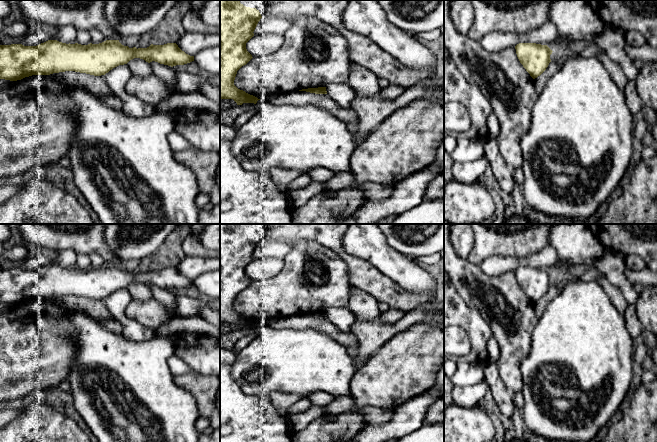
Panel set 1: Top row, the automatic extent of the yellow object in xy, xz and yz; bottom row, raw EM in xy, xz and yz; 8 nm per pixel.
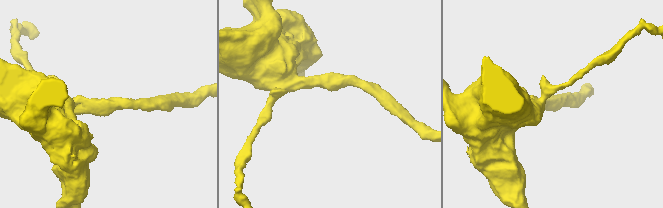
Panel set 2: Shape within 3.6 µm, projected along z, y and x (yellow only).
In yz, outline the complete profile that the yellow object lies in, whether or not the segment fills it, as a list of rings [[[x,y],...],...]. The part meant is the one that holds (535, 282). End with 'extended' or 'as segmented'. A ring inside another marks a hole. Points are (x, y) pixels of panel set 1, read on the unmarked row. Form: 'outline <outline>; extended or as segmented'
outline [[[519,267],[515,270],[517,281],[530,300],[540,300],[551,286],[552,274],[547,269]]]; as segmented

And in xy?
outline [[[48,264],[37,270],[0,269],[0,303],[17,305],[32,299],[50,299],[65,295],[101,300],[119,289],[127,288],[134,282],[143,283],[148,287],[155,285],[171,291],[194,285],[194,280],[186,278],[176,267],[151,268],[147,272],[137,273],[124,270],[119,264],[106,264],[99,268],[90,267],[88,269],[66,268],[57,264]]]; as segmented

